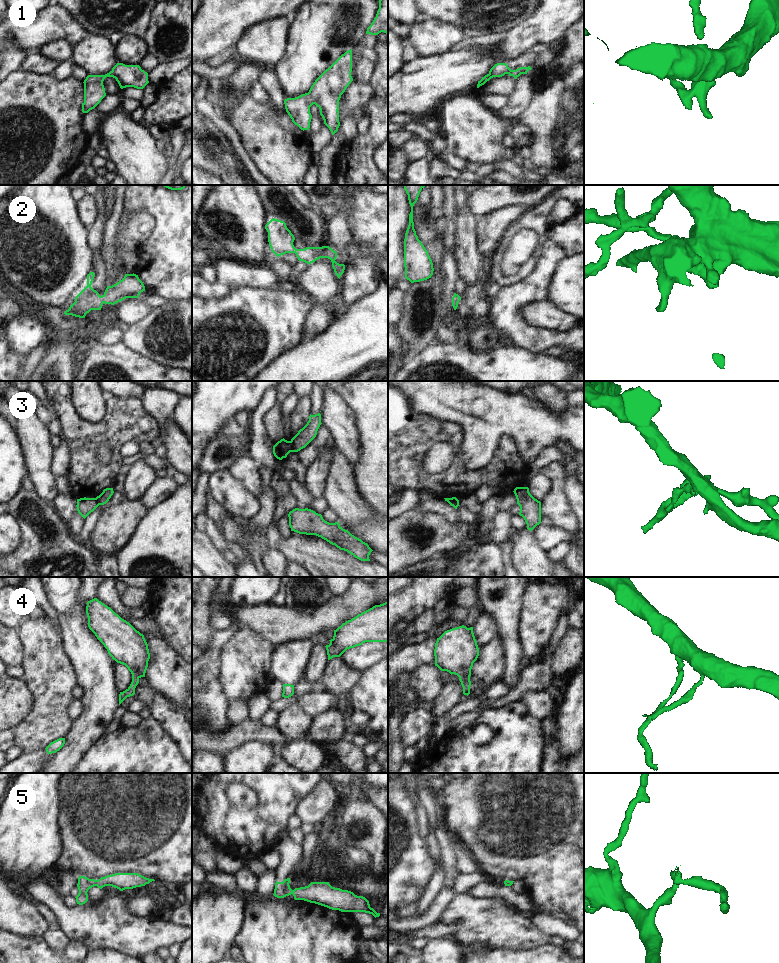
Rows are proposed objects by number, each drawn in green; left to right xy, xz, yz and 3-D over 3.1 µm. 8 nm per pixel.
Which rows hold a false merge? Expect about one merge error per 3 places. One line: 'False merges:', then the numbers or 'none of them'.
False merges: 3

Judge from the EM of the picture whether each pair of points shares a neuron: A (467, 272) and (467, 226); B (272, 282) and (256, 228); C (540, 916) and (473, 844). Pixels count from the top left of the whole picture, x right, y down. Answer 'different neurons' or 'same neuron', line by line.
A: same neuron
B: different neurons
C: different neurons

